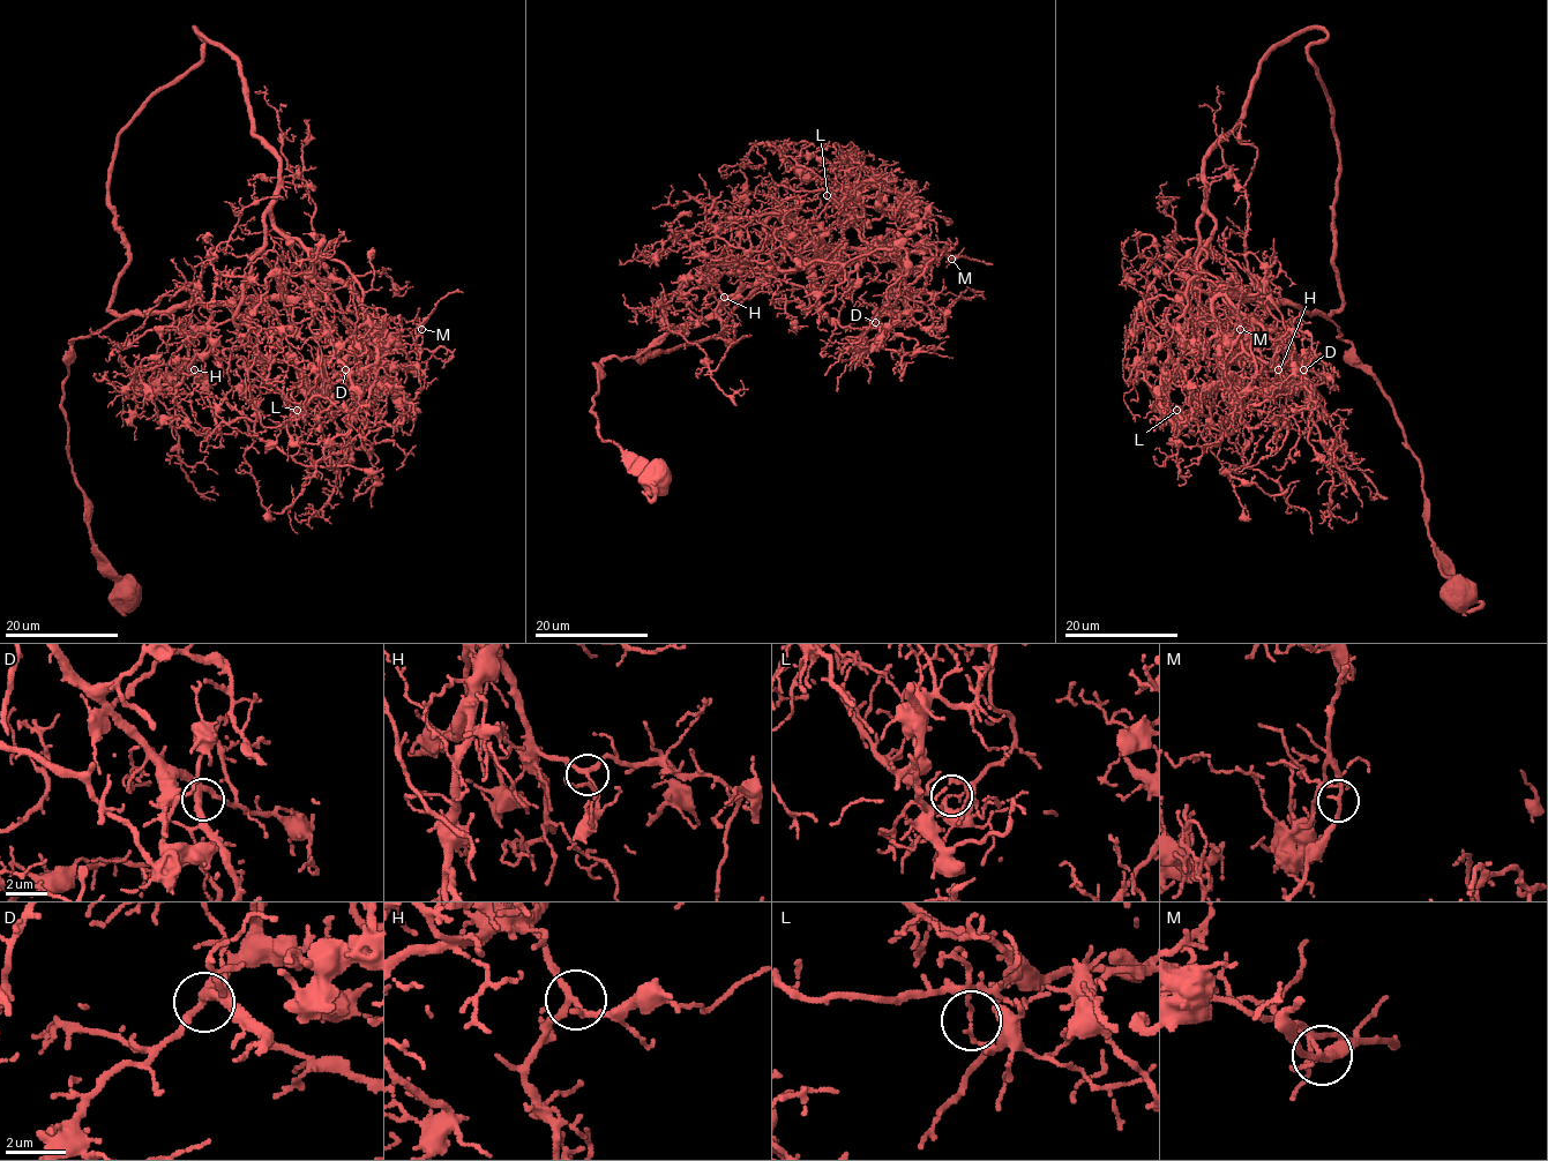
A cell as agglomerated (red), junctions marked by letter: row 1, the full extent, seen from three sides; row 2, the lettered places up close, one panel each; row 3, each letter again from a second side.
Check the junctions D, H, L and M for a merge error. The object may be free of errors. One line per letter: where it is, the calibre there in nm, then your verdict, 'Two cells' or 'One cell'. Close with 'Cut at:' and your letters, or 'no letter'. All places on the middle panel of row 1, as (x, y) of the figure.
D: Place: (875, 322). Thickness 320 nm. One cell
H: Place: (724, 297). Thickness 200 nm. One cell
L: Place: (827, 195). Thickness 110 nm. Two cells
M: Place: (951, 259). Thickness 150 nm. One cell
Cut at: L

